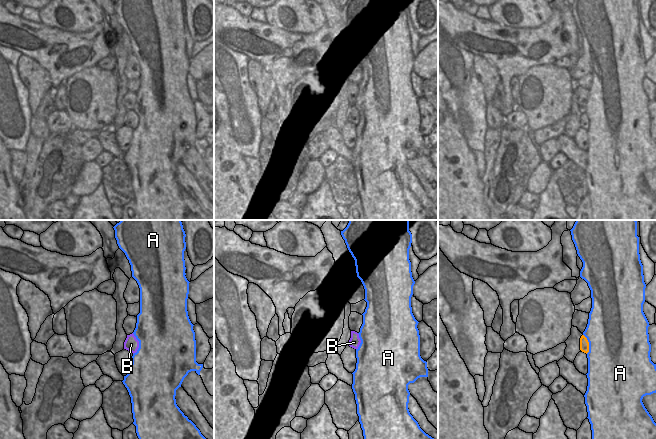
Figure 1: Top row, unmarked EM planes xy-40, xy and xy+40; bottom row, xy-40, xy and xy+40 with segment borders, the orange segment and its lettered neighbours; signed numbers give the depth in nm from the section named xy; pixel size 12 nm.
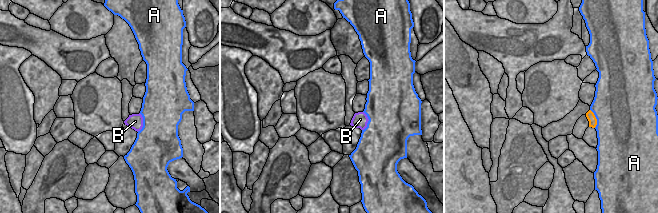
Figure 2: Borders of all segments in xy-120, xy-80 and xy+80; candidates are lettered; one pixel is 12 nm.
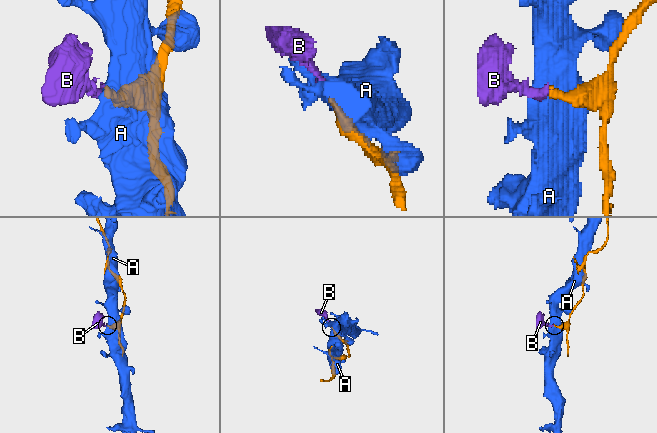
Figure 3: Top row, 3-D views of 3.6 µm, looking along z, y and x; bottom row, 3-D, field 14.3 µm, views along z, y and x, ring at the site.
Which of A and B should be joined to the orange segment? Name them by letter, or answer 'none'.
B

